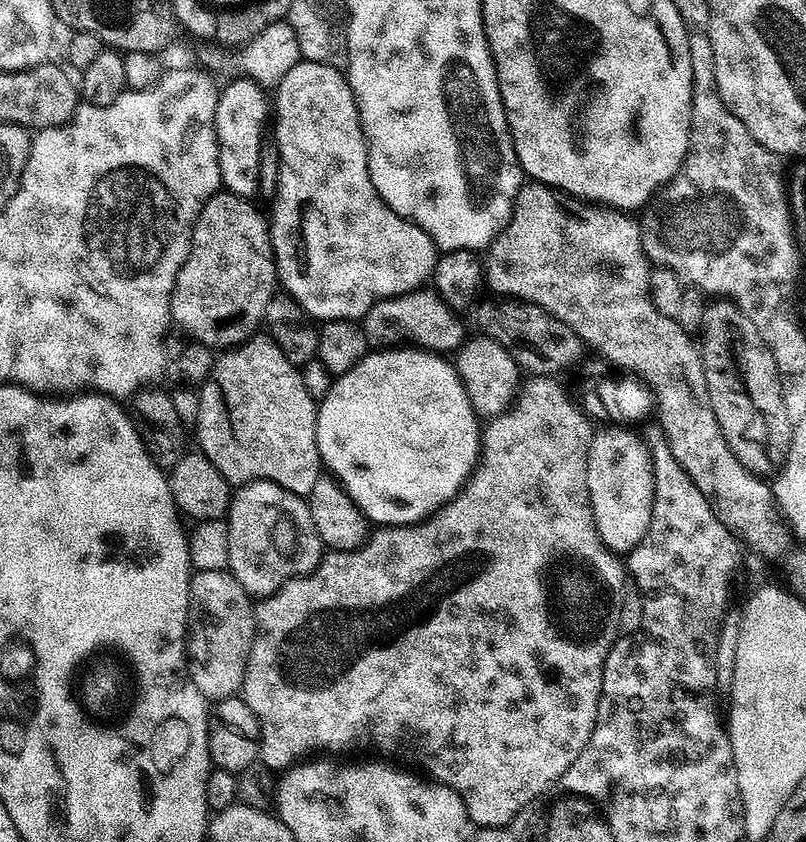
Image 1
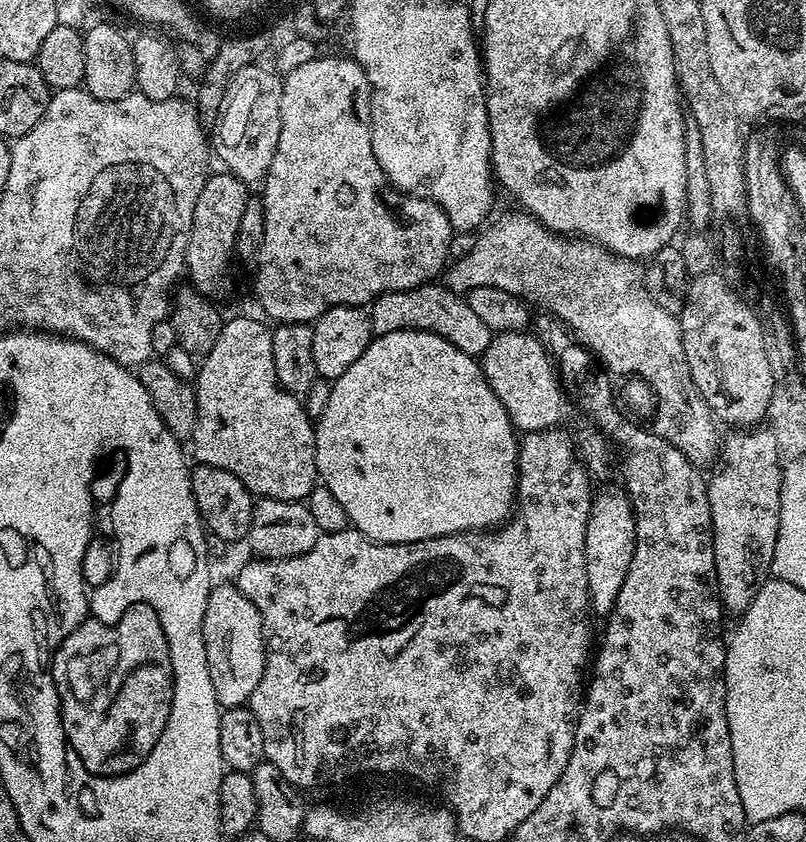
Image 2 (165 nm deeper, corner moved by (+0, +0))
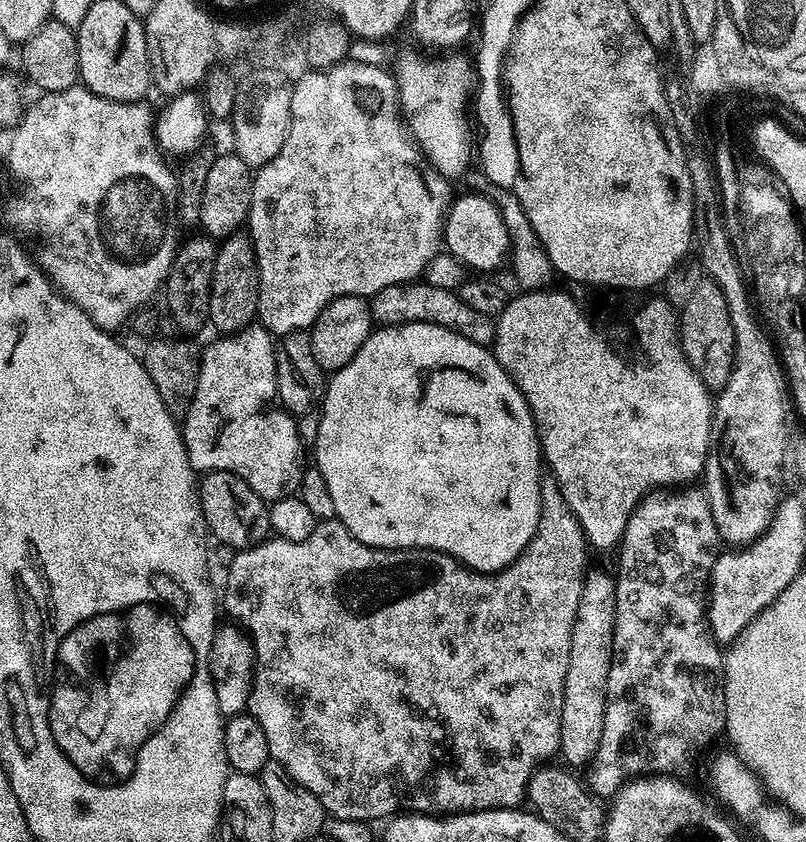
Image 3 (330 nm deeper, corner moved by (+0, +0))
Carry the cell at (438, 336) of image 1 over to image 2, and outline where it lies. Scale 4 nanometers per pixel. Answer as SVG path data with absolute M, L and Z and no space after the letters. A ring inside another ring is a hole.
M429 282L410 290L394 290L382 294L372 301L367 313L376 336L394 334L398 330L429 332L446 338L446 342L458 346L462 354L477 358L483 357L486 346L490 346L494 335L490 326L486 326L486 322L479 320L478 314L470 310L467 299L461 293L450 291L440 282Z

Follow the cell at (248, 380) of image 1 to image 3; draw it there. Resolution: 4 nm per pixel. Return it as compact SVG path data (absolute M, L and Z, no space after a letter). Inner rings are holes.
M253 322L240 332L221 335L220 340L216 340L207 349L203 349L200 357L200 373L198 374L198 390L194 390L194 398L190 402L190 410L182 418L182 435L184 445L186 446L186 454L190 458L190 466L195 468L197 473L207 474L209 472L229 472L238 478L242 478L242 482L246 482L246 486L250 486L250 490L254 490L254 494L258 494L265 500L271 502L281 500L287 496L294 496L299 493L300 480L304 476L306 467L305 461L300 461L300 452L302 453L302 445L298 438L298 430L296 429L296 420L289 413L281 410L279 407L271 408L268 403L277 399L276 394L276 346L277 341L272 333L264 329L264 325L259 322Z

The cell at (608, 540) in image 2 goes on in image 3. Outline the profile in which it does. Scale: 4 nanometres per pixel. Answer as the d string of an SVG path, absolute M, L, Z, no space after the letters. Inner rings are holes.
M589 571L584 577L582 598L578 598L578 614L574 618L570 666L566 670L562 722L560 723L560 751L563 763L577 770L591 765L602 742L604 705L608 675L612 665L614 642L614 614L616 613L616 581L604 572Z

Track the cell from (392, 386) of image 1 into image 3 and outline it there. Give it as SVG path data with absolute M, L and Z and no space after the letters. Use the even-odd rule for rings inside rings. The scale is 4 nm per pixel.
M399 324L393 328L377 327L366 338L366 342L362 342L358 354L354 354L354 358L350 358L350 362L346 362L346 366L342 366L338 371L331 373L324 389L324 399L319 413L320 425L318 426L318 442L314 449L314 455L316 455L314 467L322 474L322 478L326 478L326 490L330 490L330 498L334 502L336 519L342 521L346 526L346 530L350 530L350 534L354 534L354 538L358 538L364 544L389 550L444 552L448 556L453 556L460 564L473 568L475 572L494 573L501 572L503 568L507 568L508 565L517 560L524 553L524 547L534 538L536 527L542 523L542 515L540 516L540 468L542 472L540 437L536 434L536 423L532 417L532 411L528 408L526 398L518 390L516 383L506 374L506 370L502 370L500 363L496 361L495 356L485 345L478 342L470 342L470 338L462 338L462 334L454 334L454 330L446 330L442 326L434 326L433 324Z

